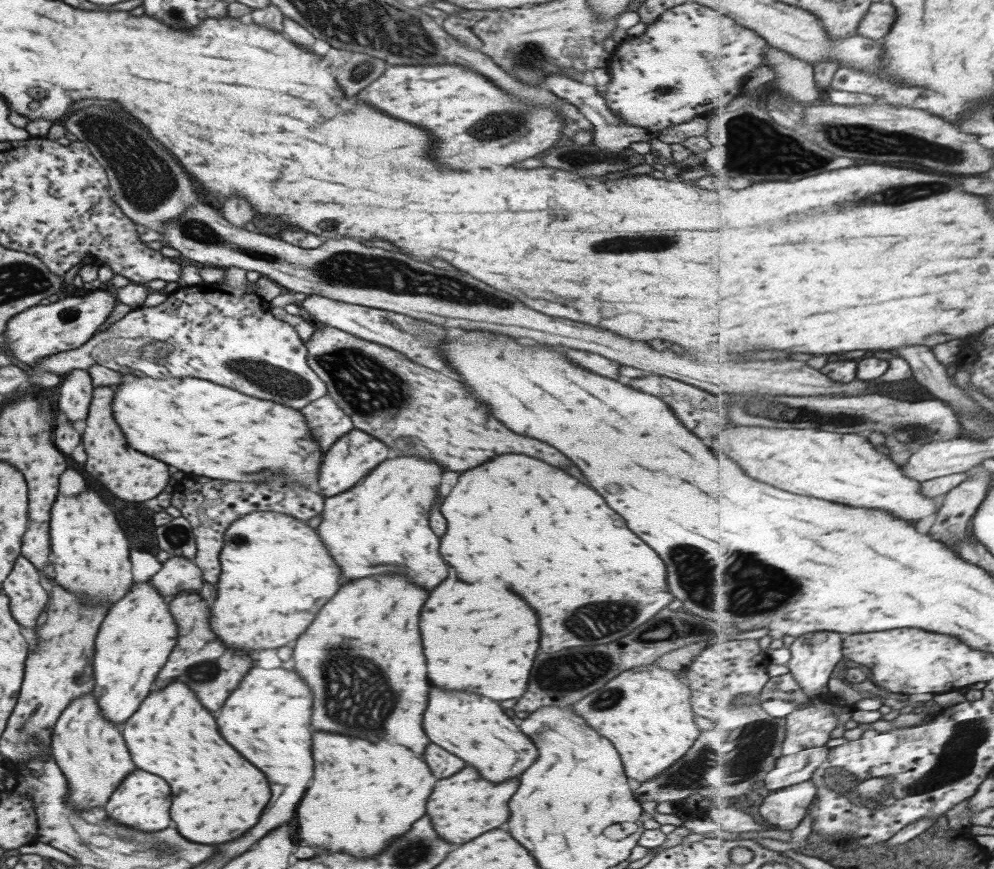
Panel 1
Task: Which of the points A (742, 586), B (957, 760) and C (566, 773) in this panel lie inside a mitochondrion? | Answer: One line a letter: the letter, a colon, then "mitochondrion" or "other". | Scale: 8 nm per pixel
A: mitochondrion
B: mitochondrion
C: other

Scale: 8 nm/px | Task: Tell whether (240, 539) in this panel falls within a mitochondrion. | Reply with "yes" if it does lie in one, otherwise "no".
yes

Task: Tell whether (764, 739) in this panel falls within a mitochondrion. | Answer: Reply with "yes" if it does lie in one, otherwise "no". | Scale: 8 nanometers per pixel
yes

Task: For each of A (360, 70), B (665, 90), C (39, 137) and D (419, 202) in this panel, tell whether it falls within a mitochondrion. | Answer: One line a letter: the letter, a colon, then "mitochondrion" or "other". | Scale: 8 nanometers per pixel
A: mitochondrion
B: mitochondrion
C: other
D: other

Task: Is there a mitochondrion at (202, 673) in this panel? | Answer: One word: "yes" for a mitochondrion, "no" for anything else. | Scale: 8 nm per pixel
yes

